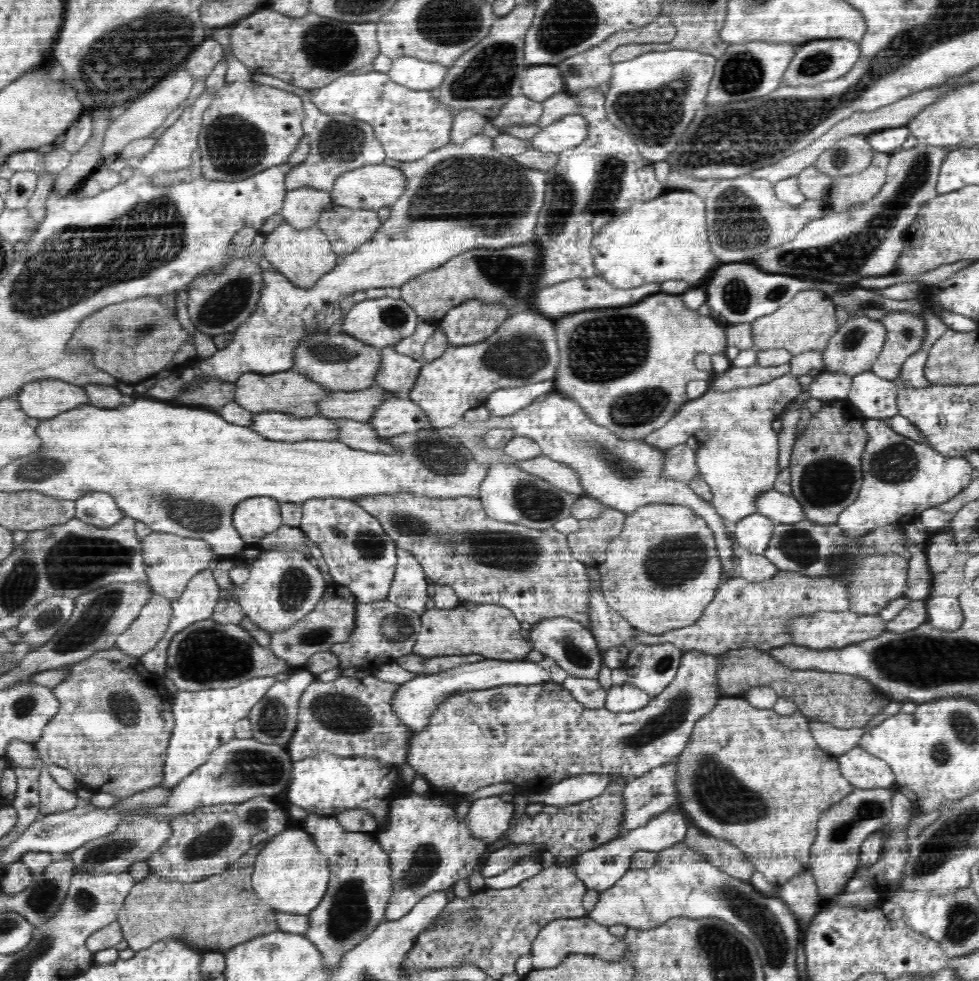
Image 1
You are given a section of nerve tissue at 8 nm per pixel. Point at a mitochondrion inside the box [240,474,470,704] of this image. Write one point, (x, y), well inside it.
(293, 588)

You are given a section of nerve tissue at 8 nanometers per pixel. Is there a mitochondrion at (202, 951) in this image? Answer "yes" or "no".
no

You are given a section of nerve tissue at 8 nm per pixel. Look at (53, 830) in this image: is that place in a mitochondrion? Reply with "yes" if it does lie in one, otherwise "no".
yes

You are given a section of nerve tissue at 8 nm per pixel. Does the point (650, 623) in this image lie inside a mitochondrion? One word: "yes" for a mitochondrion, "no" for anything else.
no

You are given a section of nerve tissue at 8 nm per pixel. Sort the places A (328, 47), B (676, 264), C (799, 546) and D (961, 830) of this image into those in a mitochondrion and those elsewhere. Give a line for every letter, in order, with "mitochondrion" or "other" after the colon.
A: mitochondrion
B: other
C: mitochondrion
D: mitochondrion

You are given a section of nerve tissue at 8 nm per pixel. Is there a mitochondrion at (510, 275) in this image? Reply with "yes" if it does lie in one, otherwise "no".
yes

